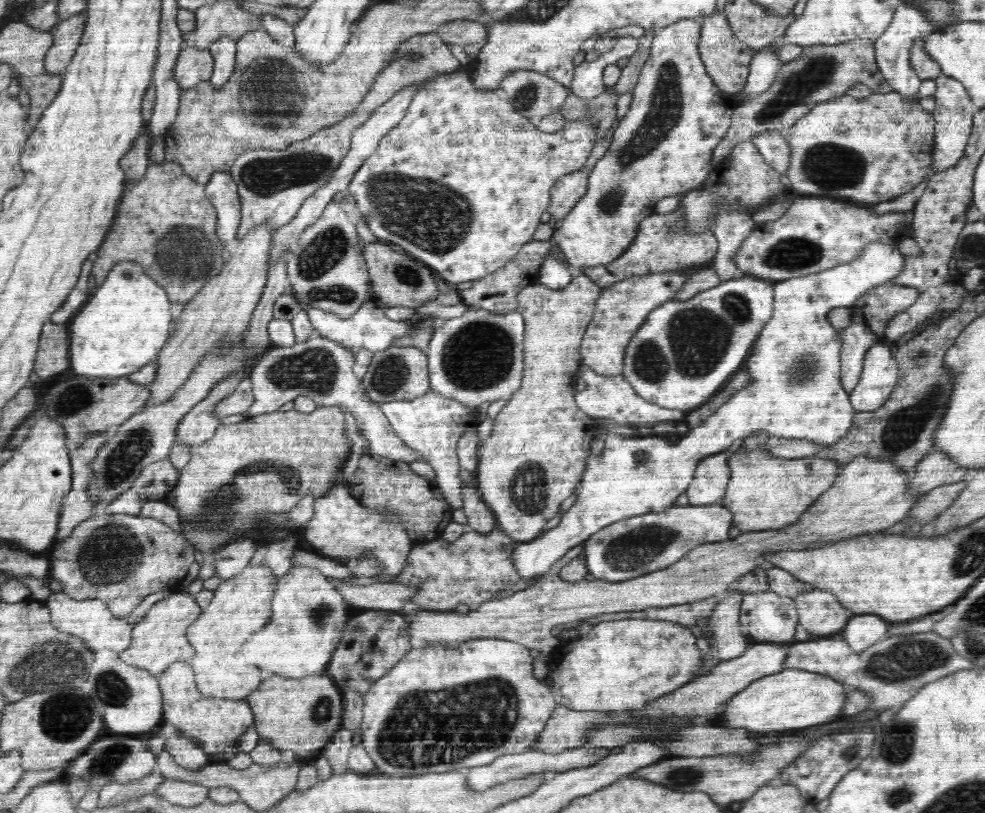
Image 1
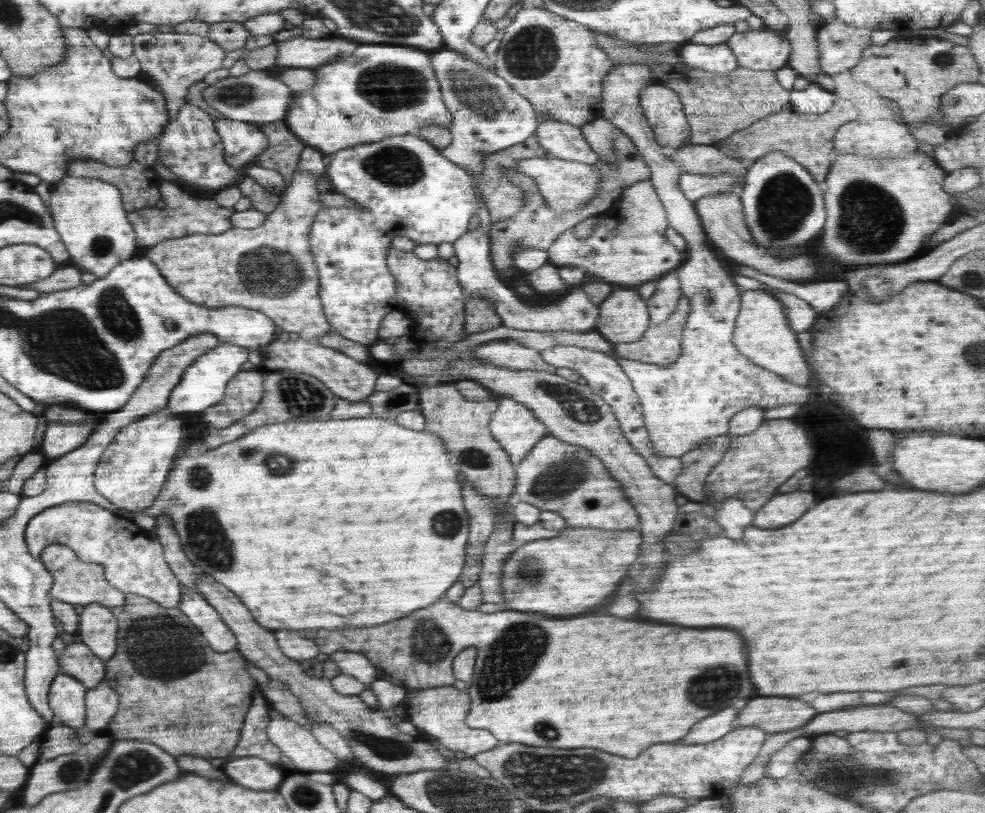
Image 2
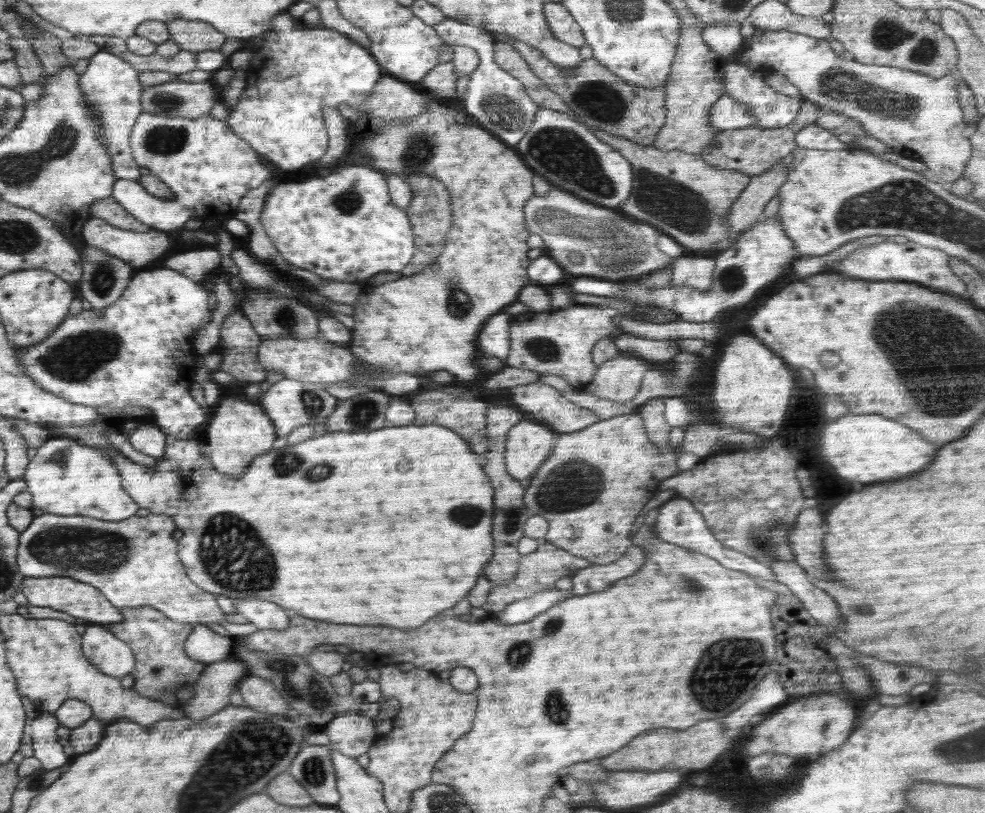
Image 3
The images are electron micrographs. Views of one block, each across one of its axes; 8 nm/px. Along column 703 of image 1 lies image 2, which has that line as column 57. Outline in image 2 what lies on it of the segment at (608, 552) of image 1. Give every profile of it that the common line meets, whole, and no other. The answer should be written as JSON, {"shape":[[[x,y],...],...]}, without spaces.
{"shape":[[[67,502],[40,511],[28,522],[28,550],[36,557],[50,545],[69,546],[84,562],[102,564],[112,586],[124,592],[146,596],[164,608],[177,608],[182,602],[182,587],[164,558],[158,539],[148,538],[148,531],[133,520],[123,519],[93,502]]]}

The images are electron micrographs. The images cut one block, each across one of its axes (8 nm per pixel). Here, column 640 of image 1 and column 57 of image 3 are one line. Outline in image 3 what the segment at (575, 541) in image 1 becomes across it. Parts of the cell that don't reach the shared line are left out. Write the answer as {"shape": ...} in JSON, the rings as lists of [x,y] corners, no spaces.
{"shape":[[[50,436],[47,441],[44,441],[37,448],[36,455],[30,460],[22,480],[26,483],[24,490],[32,495],[32,508],[40,508],[48,514],[80,515],[97,518],[98,520],[118,522],[134,517],[140,508],[139,503],[123,489],[122,475],[119,473],[118,467],[109,458],[109,454],[107,452],[98,454],[94,448],[88,448],[88,445],[84,446],[81,441],[76,442],[71,437]]]}

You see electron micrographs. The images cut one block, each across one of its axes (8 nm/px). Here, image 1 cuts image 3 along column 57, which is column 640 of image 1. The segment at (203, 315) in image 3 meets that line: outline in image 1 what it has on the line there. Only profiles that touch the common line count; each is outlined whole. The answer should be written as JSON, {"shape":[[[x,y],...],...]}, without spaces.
{"shape":[[[736,278],[698,292],[688,300],[671,299],[652,310],[647,321],[624,352],[624,378],[636,393],[658,406],[691,412],[714,397],[732,376],[744,370],[744,364],[754,349],[764,326],[775,310],[772,283],[756,278]]]}

